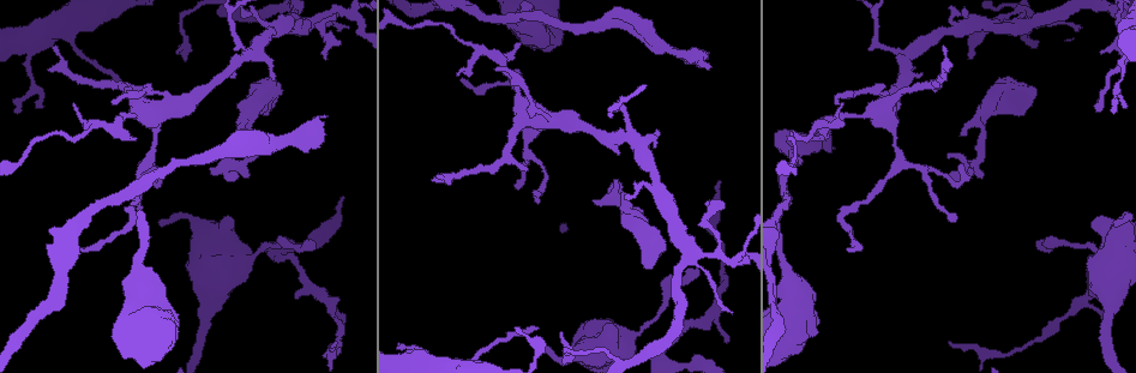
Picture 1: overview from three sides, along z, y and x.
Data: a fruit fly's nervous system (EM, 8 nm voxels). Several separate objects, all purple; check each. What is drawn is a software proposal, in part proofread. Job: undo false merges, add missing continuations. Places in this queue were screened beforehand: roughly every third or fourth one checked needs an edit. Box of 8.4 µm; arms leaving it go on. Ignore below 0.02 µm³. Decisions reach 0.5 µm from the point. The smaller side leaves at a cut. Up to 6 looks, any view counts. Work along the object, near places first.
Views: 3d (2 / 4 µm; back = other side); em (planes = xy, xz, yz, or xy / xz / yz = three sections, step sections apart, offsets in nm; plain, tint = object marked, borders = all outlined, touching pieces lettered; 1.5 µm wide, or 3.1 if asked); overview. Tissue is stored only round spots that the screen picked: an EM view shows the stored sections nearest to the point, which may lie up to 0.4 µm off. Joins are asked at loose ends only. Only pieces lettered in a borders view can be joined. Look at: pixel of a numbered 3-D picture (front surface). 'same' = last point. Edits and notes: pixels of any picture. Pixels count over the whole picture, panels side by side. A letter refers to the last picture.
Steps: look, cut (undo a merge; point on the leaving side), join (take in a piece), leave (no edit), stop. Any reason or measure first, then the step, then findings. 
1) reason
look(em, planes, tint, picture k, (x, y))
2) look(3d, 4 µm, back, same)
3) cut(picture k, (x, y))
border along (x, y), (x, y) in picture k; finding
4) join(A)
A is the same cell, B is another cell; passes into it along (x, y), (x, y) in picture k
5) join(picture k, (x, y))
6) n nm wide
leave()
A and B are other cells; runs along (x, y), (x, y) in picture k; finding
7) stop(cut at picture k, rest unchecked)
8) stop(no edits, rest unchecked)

look(em, yz, step 4, tint, picture 1, (902, 56))

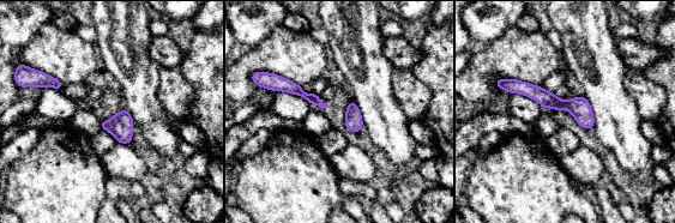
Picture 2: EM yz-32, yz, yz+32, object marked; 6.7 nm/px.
cut it another way
look(em, planes, borders, same)

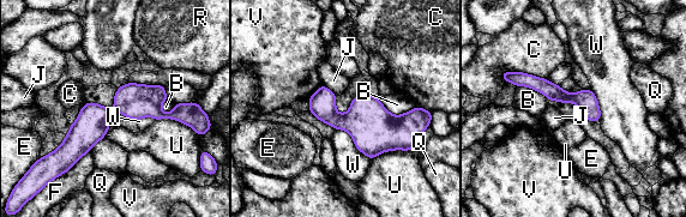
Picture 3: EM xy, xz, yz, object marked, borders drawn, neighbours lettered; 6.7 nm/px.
leave()
B, C, E, F, J, Q, R, U, V and W are other cells; all the same cell

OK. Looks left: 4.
tapers out
look(em, yz, step 8, borders, picture 1, (135, 138))

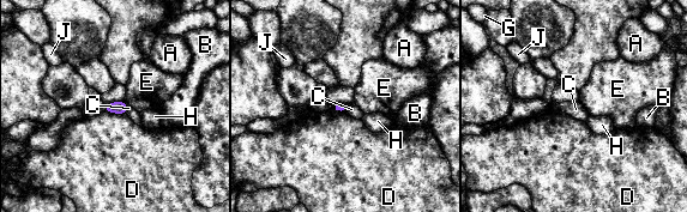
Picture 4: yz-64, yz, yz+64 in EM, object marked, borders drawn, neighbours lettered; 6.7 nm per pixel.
leave()
A, B, C, D, E, G, H and J are other cells; border along (124, 101), (114, 101), (106, 104) in picture 4; none of them fits

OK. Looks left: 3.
free end
look(em, yz, step 8, borders, picture 1, (1041, 240))

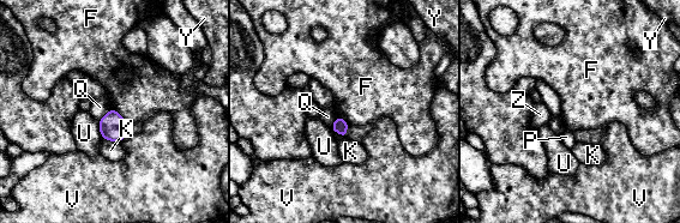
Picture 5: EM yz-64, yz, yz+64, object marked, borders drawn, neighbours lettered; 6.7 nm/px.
80 nm wide
leave()
F, K, P, Q, U, V, Y and Z are other cells; border along (112, 108), (98, 121) in picture 5; none of them fits

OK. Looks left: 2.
stop(no edits, rest unchecked)

